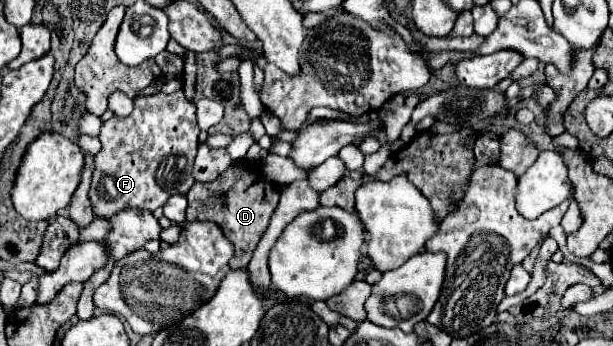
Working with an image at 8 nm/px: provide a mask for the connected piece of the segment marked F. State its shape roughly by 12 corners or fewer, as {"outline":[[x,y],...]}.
{"outline":[[184,92],[102,124],[92,212],[164,206],[194,184]]}

